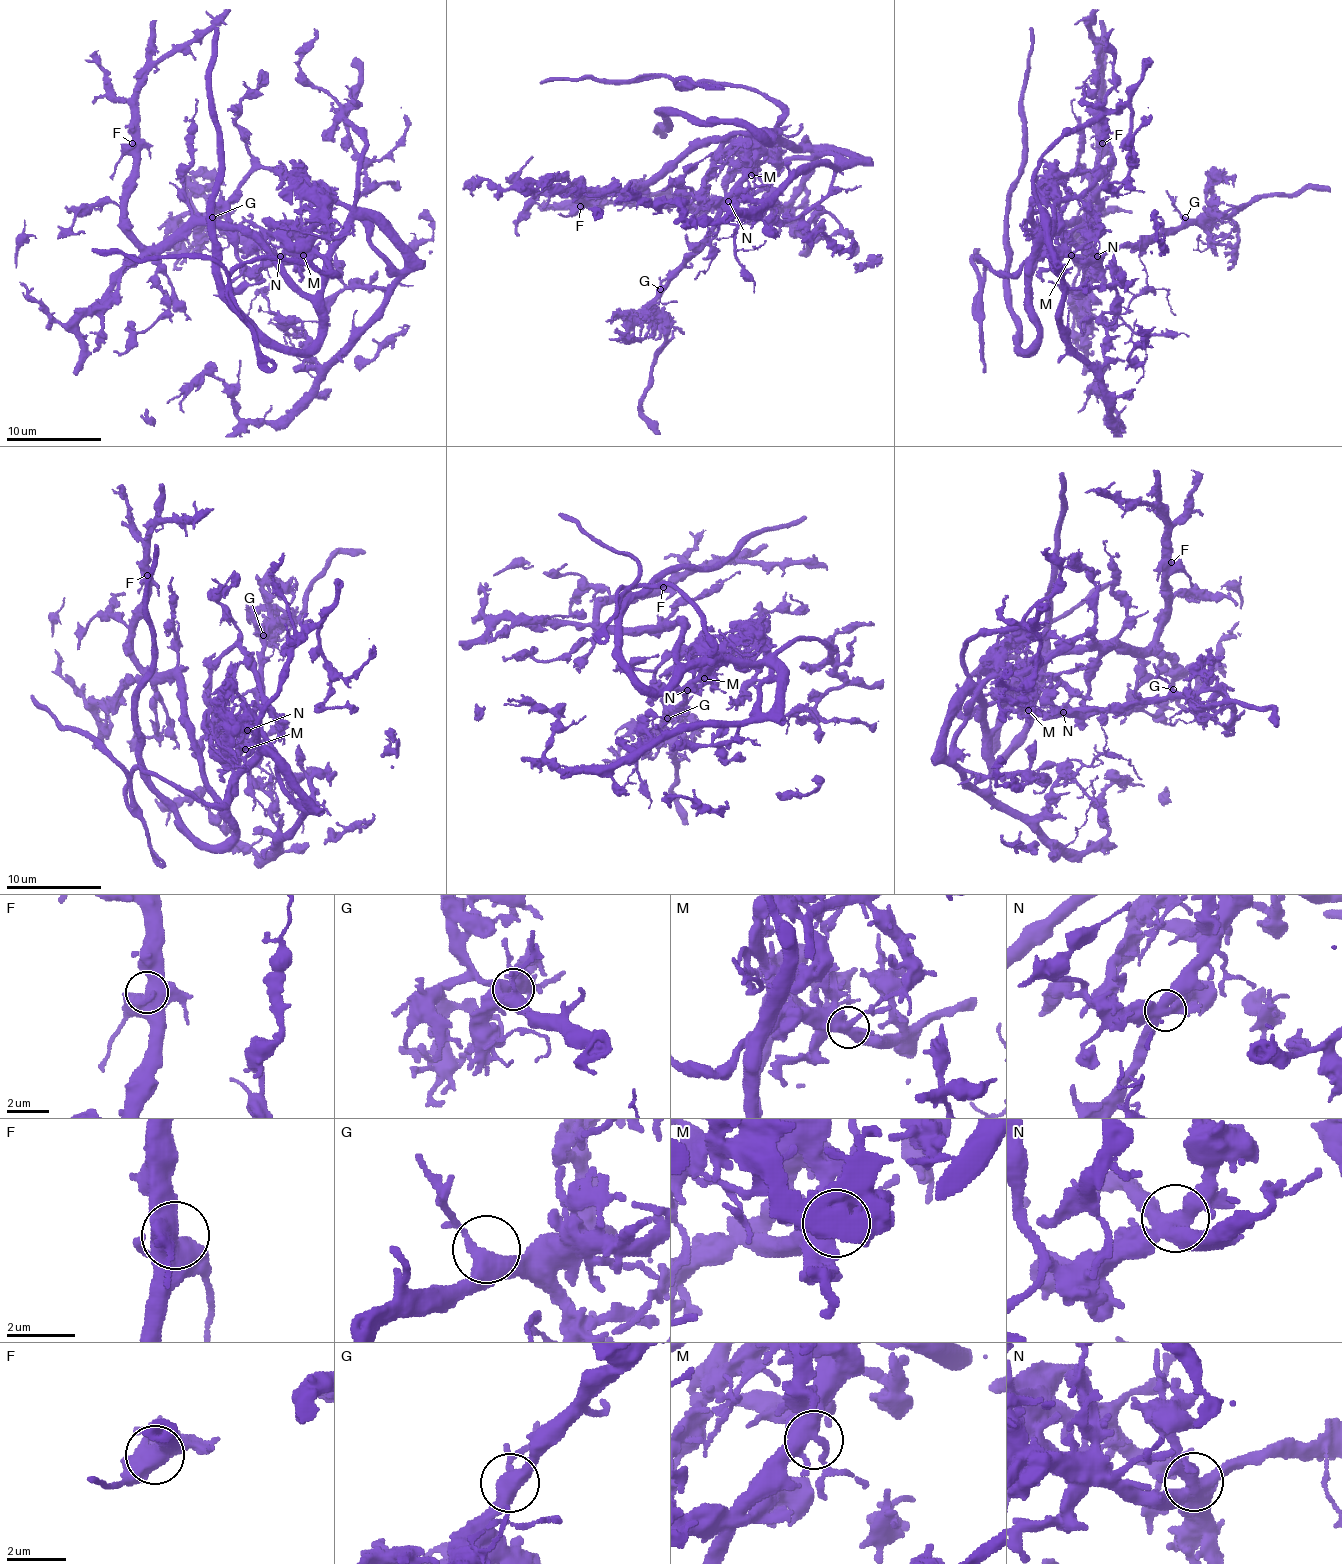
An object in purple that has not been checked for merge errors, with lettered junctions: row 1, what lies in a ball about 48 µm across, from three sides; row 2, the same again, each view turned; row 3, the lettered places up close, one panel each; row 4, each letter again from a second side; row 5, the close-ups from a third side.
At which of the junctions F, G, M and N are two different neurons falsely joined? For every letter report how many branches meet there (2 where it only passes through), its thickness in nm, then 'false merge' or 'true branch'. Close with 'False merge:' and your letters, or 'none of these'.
F: branches 3; calibre 550 nm; true branch
G: branches 3; calibre 440 nm; true branch
M: branches 4; calibre 460 nm; true branch
N: branches 4; calibre 480 nm; false merge
False merge: N

